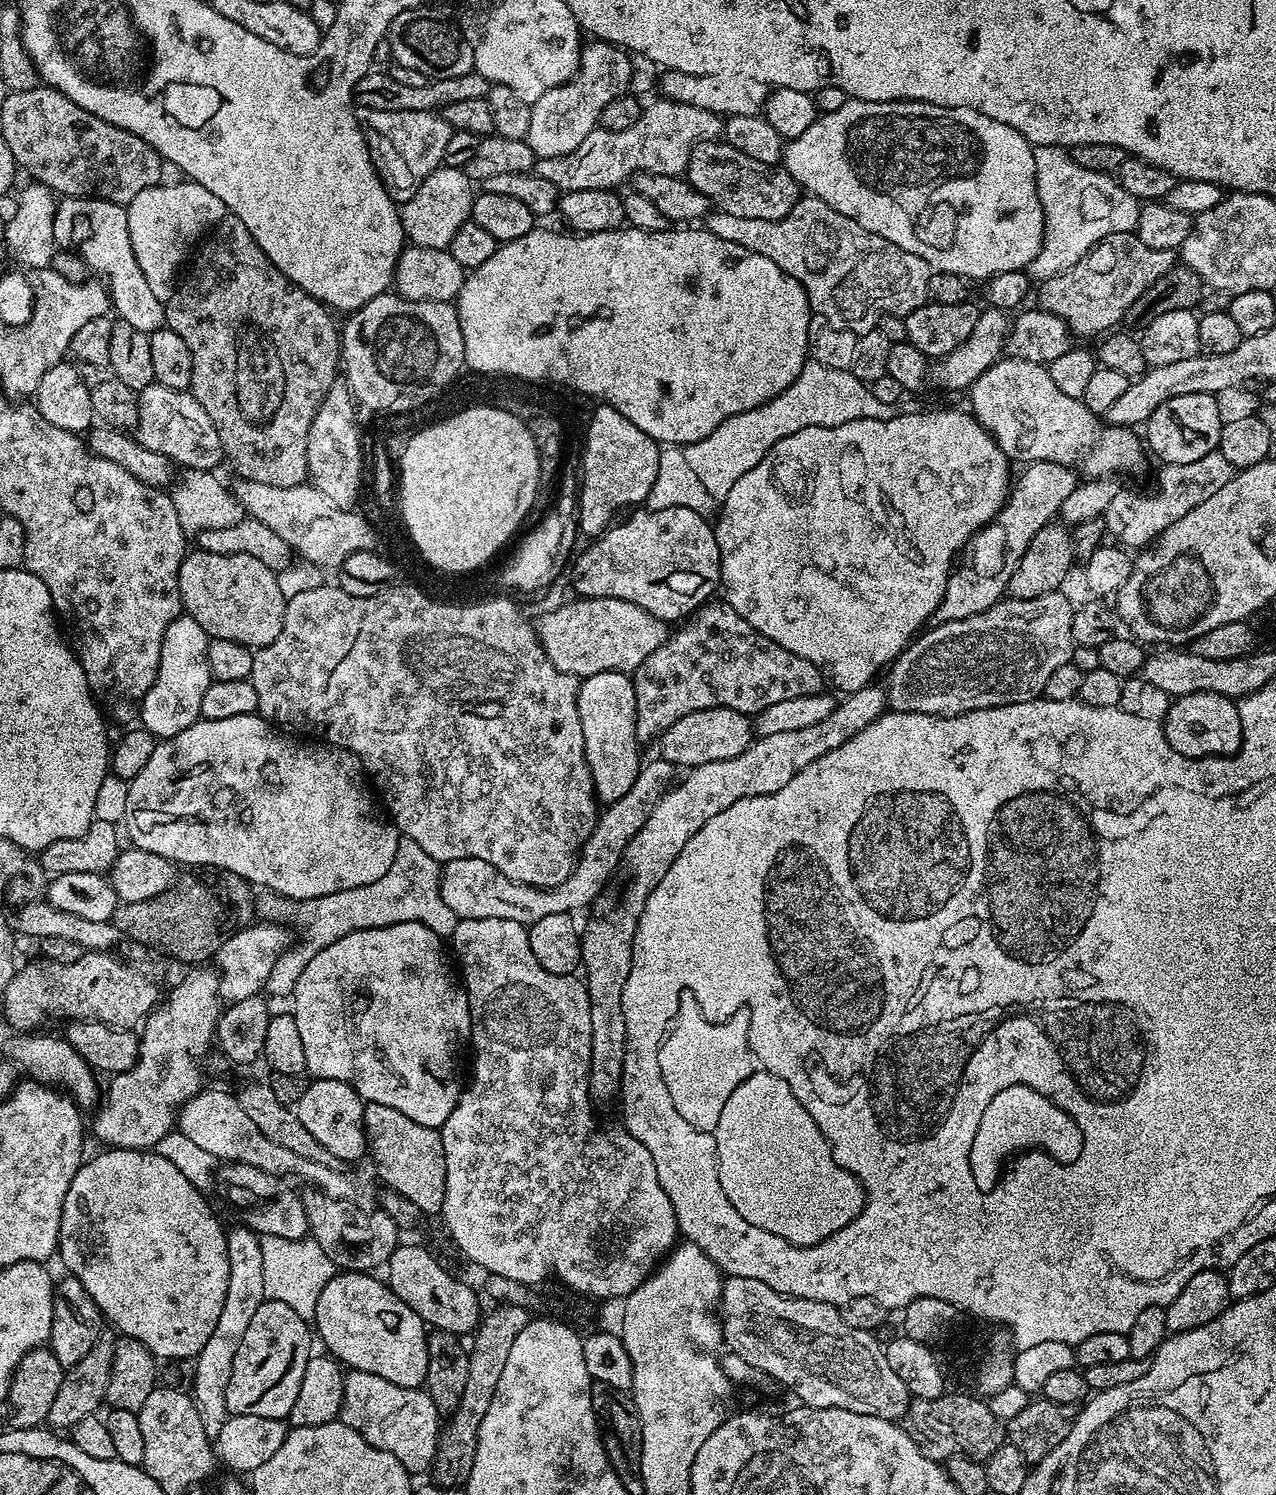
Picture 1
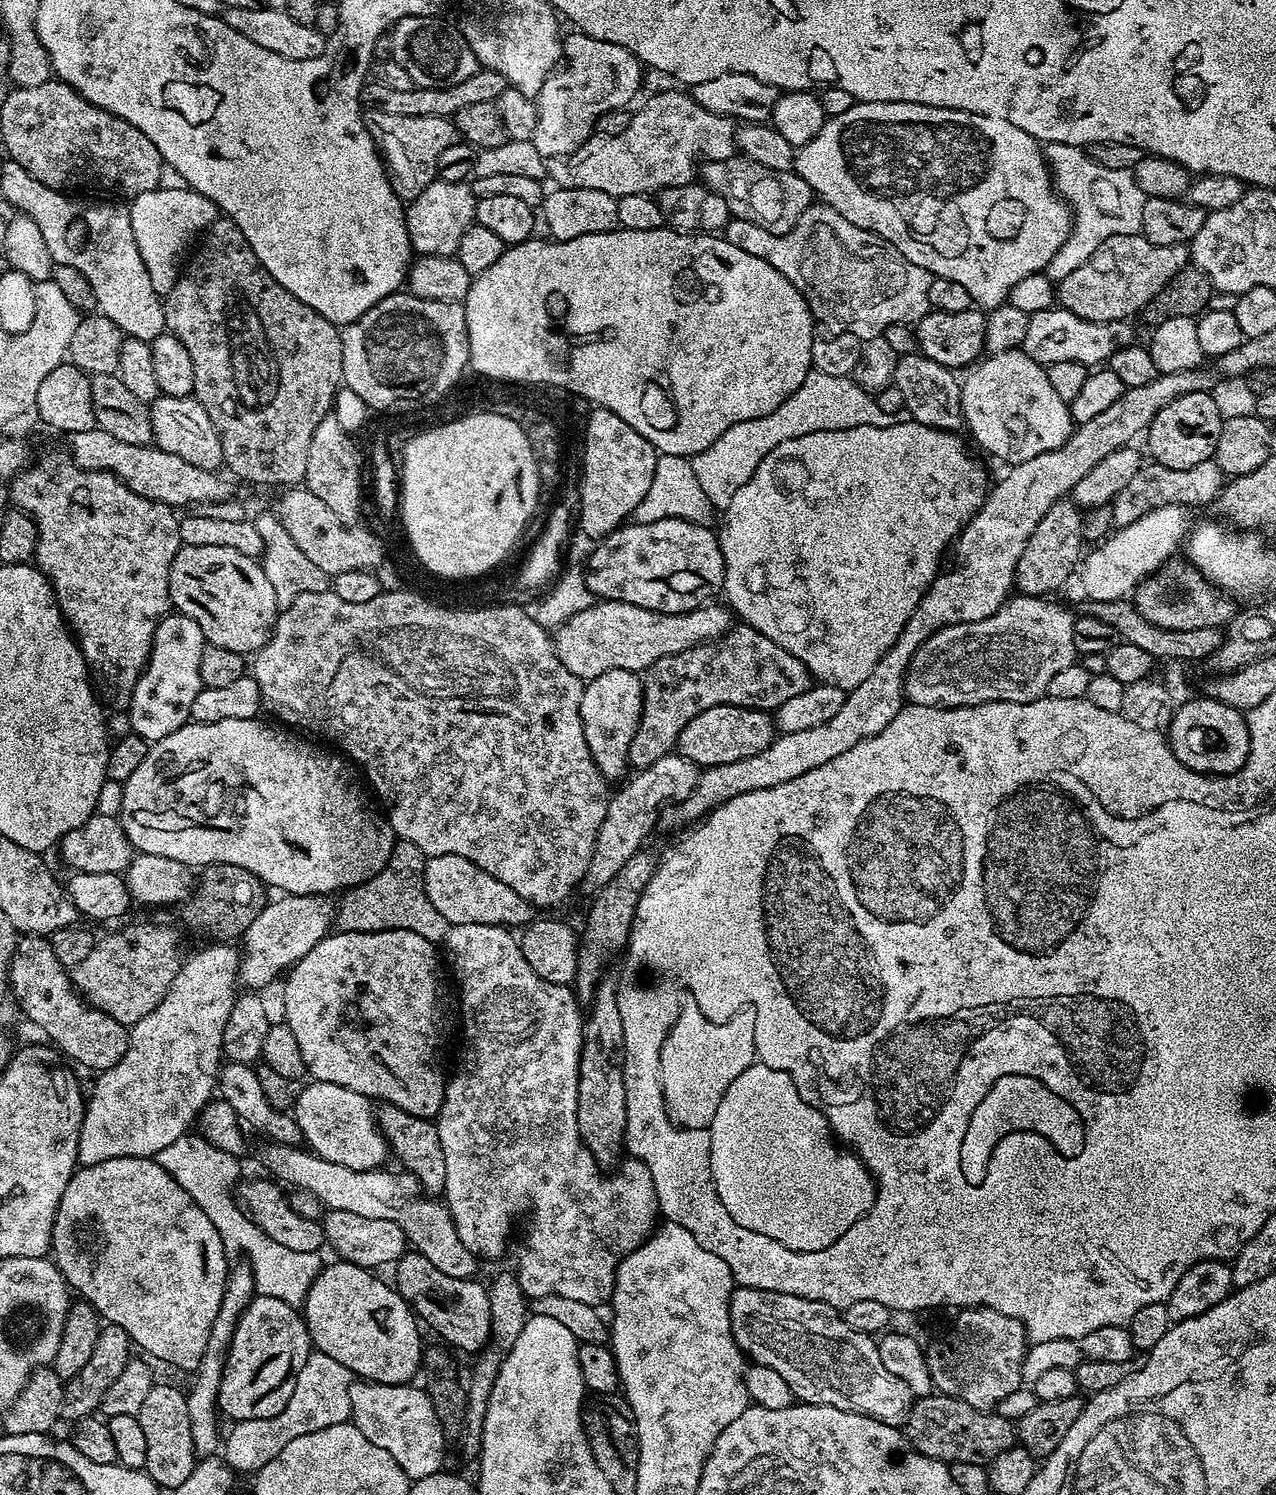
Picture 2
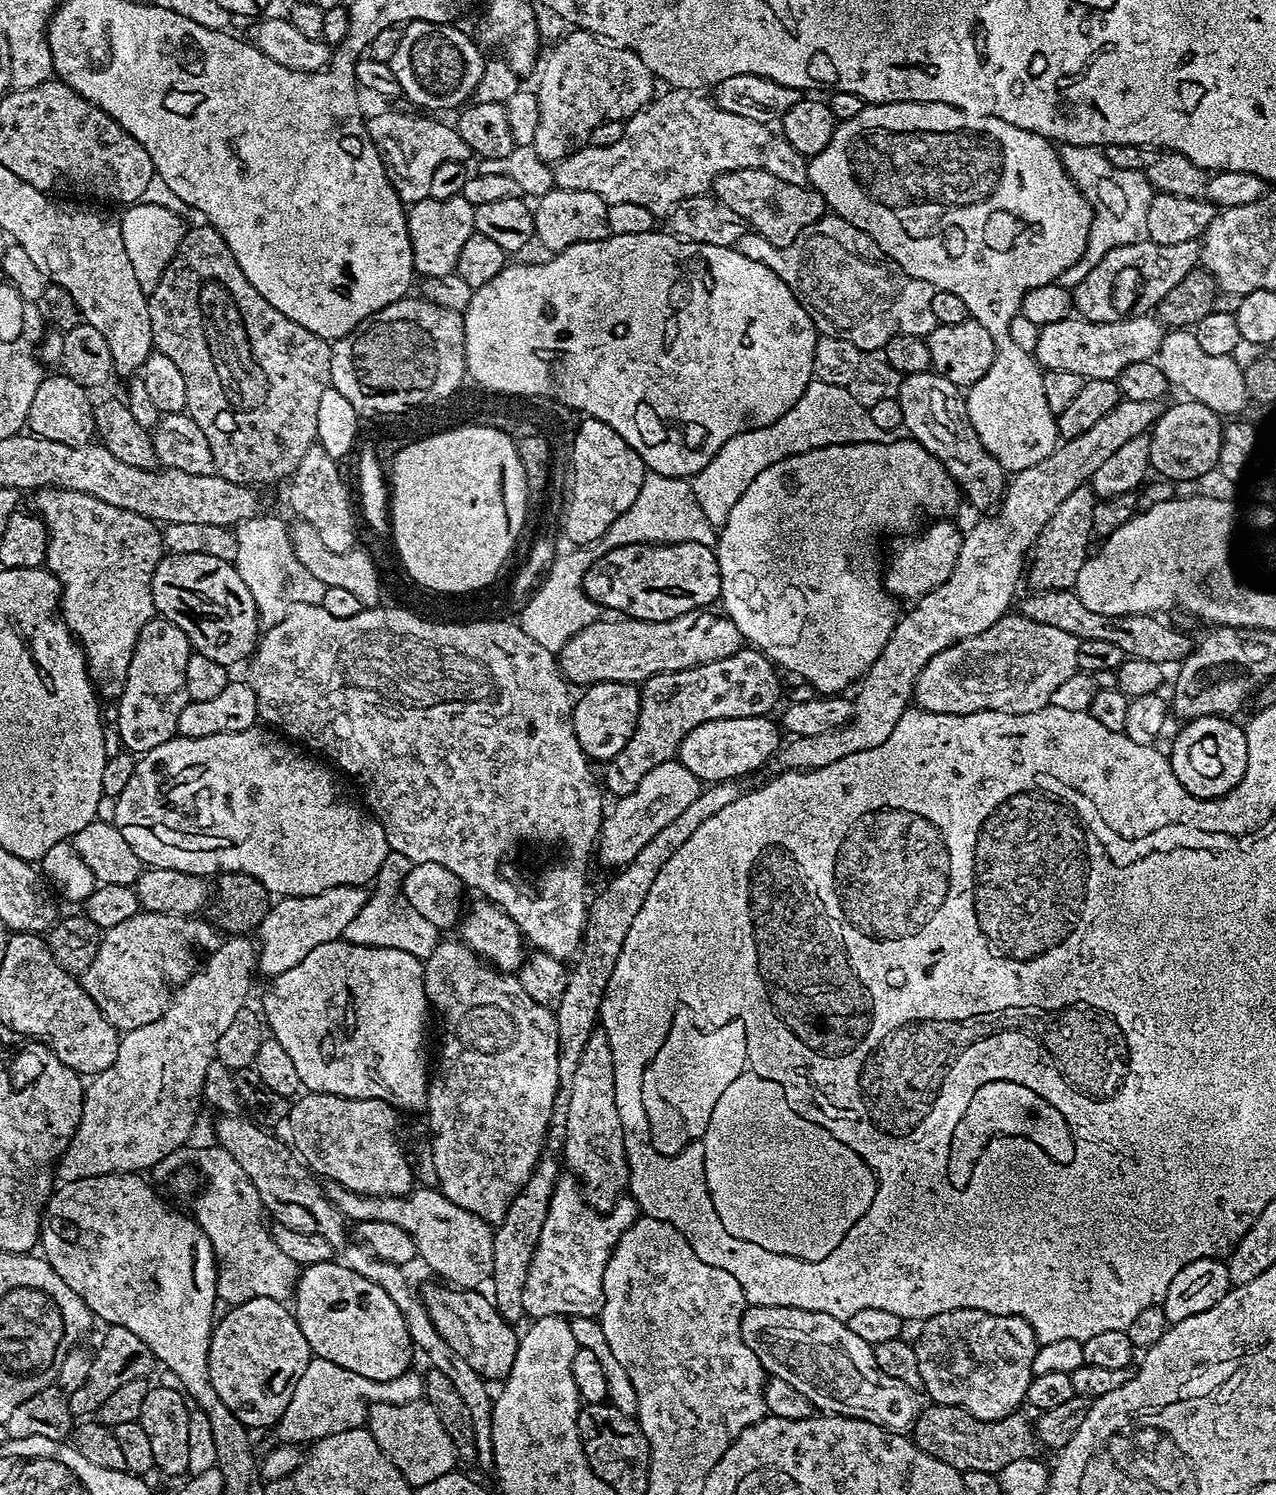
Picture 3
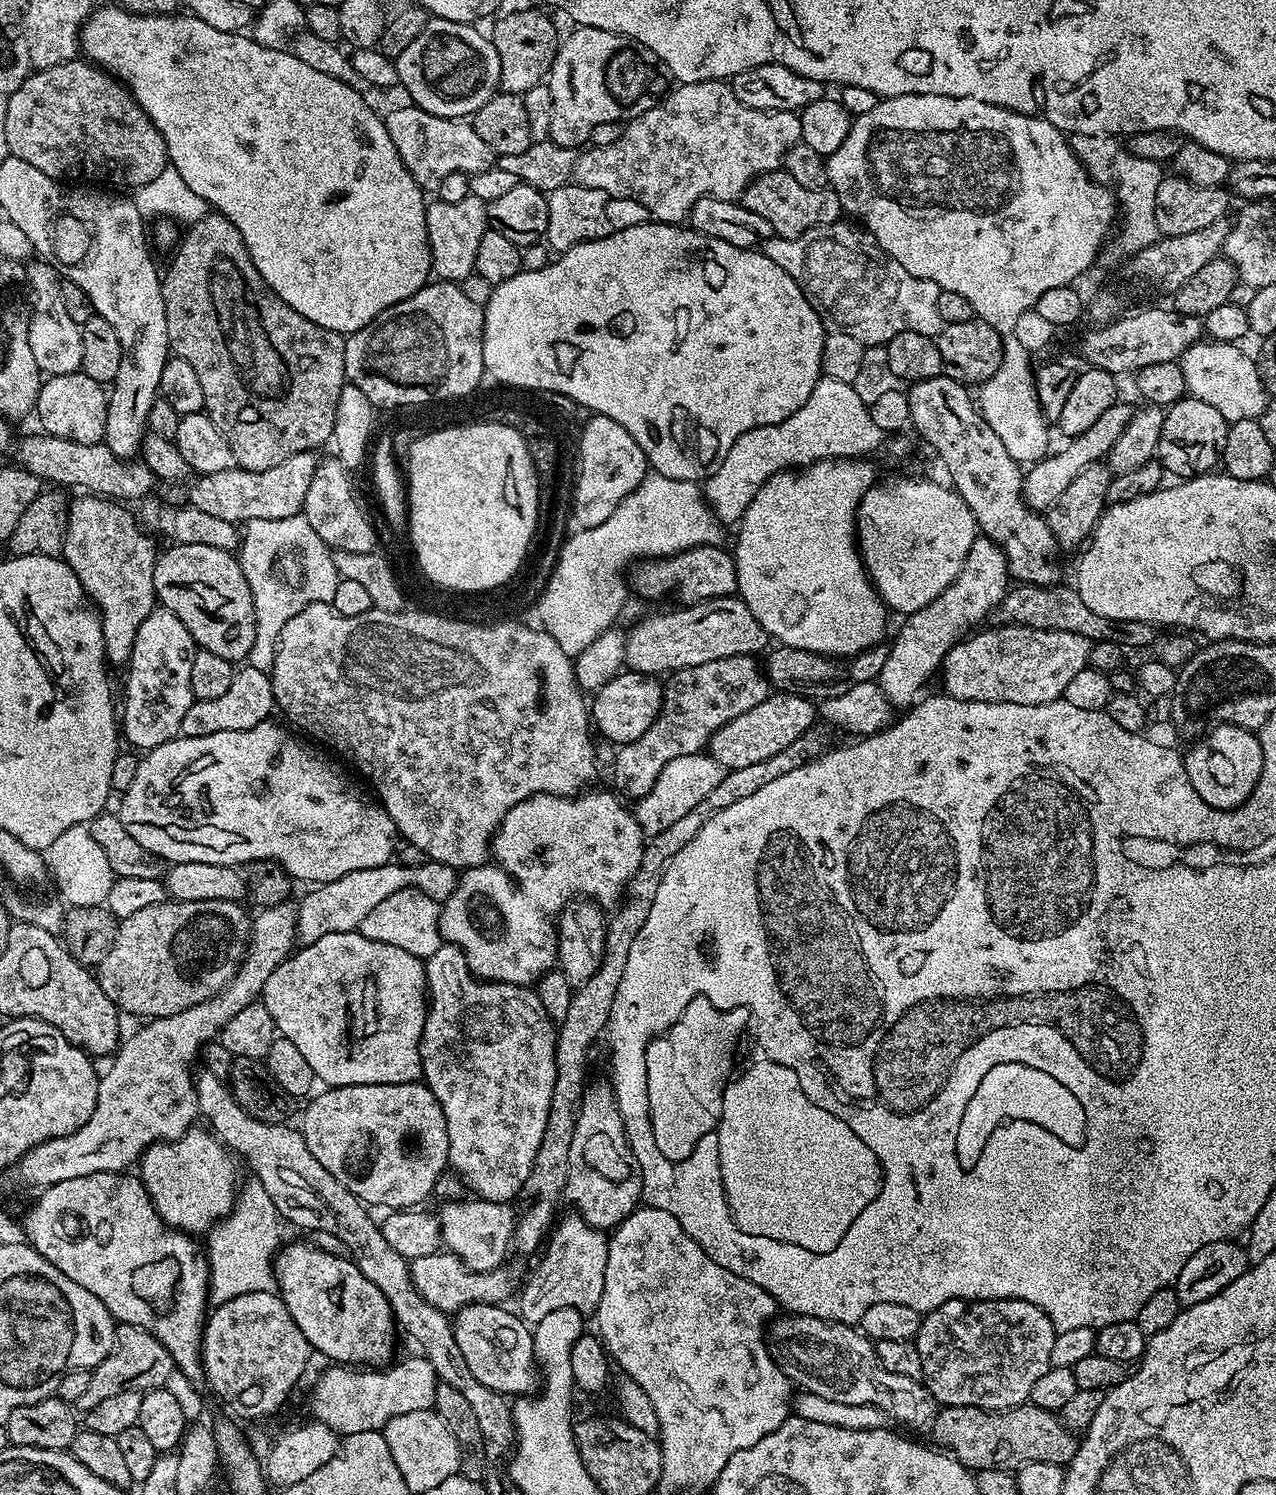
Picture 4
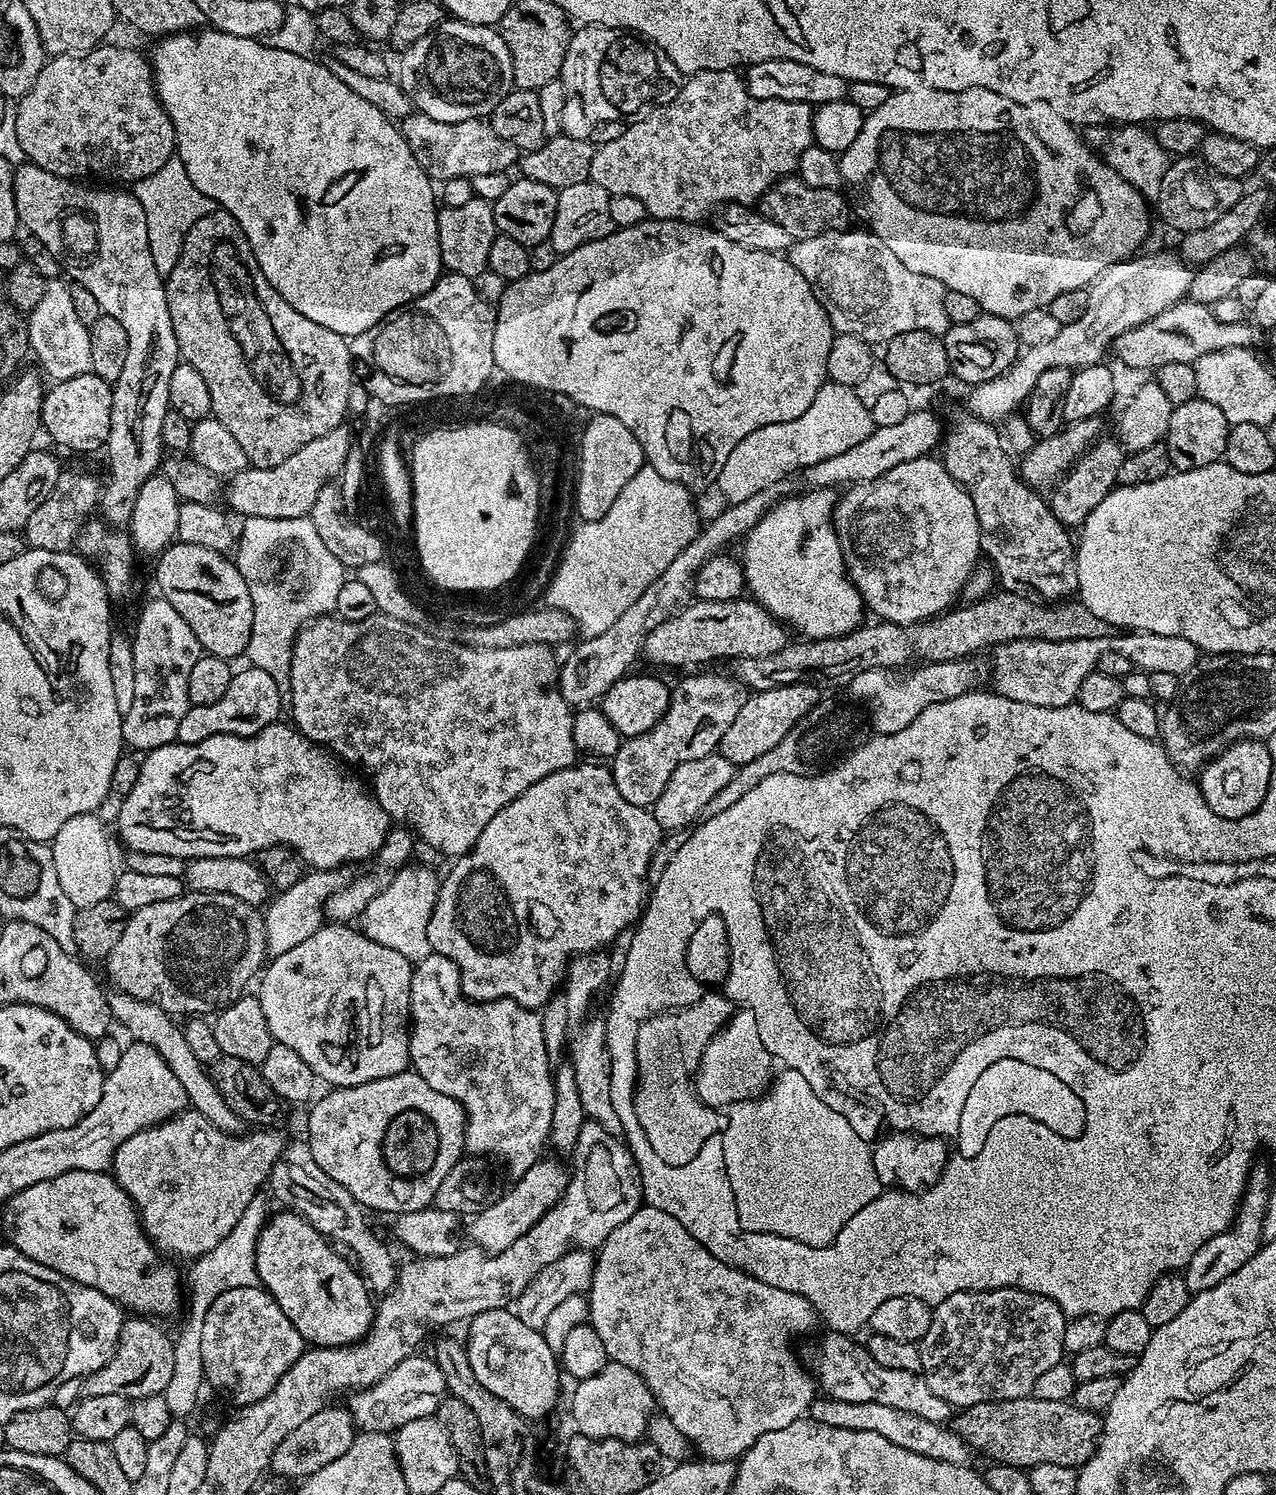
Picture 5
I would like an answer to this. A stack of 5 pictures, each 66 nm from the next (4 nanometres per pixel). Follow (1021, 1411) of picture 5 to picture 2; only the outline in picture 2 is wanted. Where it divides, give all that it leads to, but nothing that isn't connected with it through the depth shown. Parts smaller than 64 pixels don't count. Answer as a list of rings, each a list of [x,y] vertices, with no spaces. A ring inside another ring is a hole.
[[[940,1394],[935,1398],[920,1398],[913,1403],[912,1413],[908,1415],[906,1435],[913,1448],[935,1460],[988,1466],[1018,1440],[1017,1425],[996,1415],[1000,1414],[992,1410],[983,1412],[953,1396]]]

